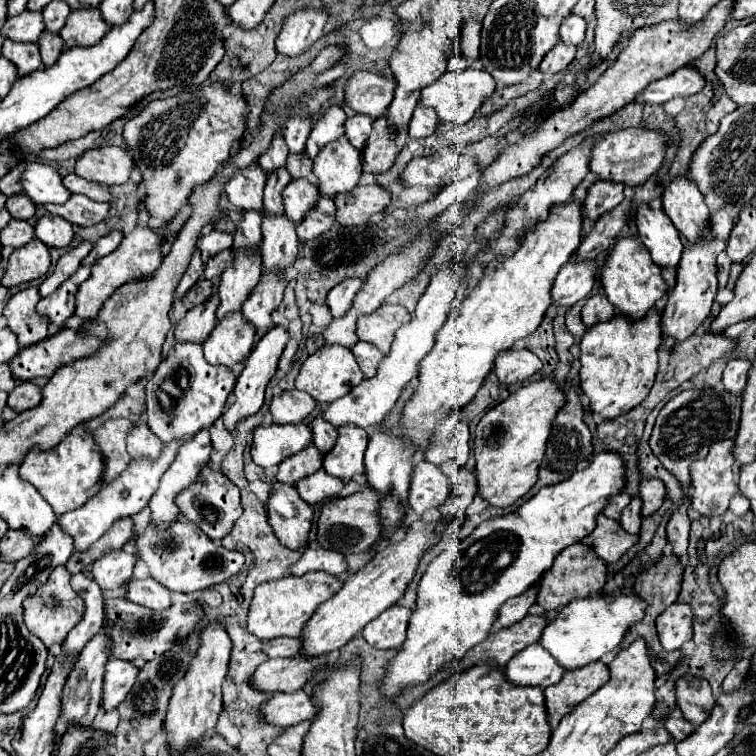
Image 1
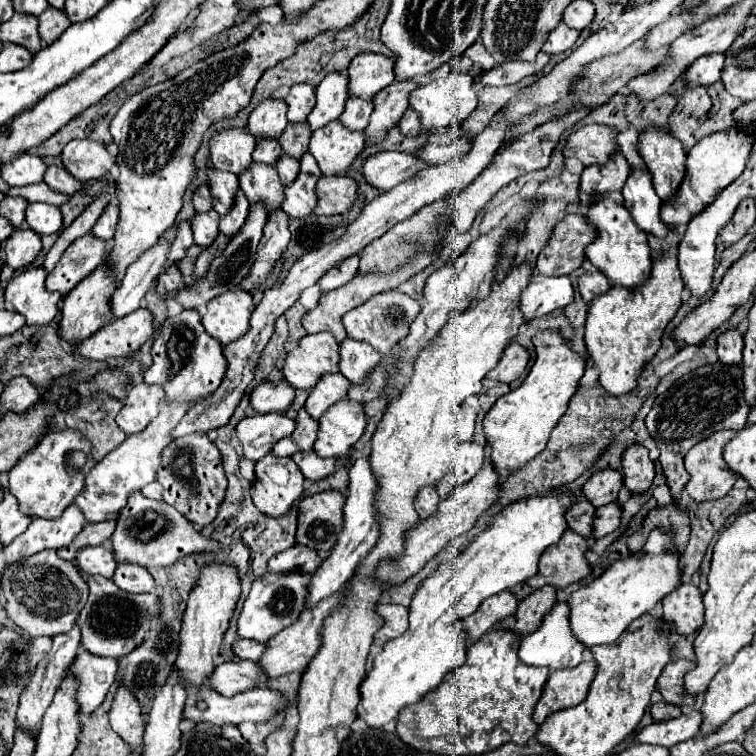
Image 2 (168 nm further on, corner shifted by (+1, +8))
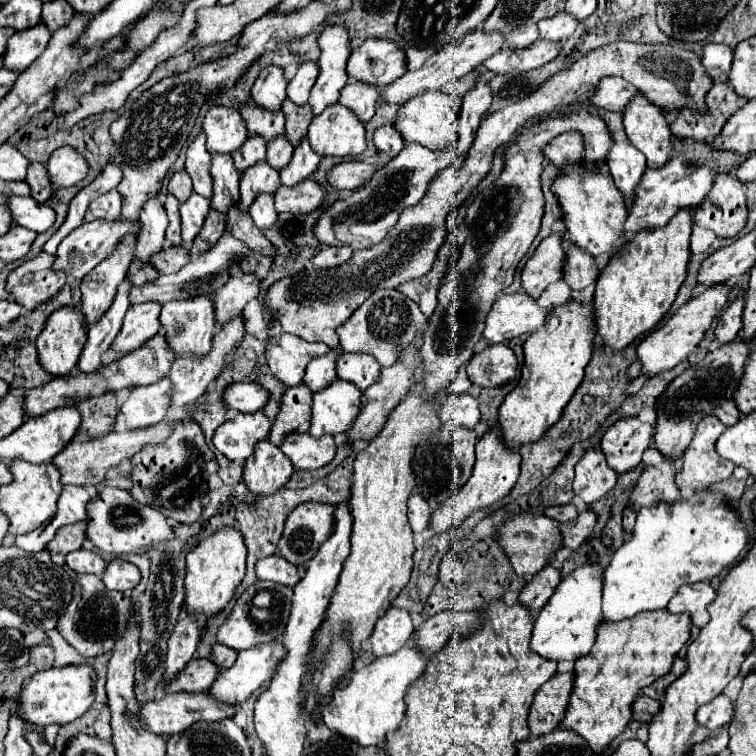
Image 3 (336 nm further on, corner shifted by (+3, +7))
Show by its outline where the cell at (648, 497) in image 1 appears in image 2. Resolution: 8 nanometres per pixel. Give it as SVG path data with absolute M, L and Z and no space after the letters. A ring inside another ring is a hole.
M631 444L621 456L623 482L629 492L645 492L655 476L655 464L649 458L649 450L641 444Z

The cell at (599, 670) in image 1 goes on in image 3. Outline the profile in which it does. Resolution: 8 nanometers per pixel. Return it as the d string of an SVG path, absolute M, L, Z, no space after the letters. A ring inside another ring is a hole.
M555 673L541 689L535 693L535 701L529 713L531 735L545 735L559 727L565 717L571 693L575 685L575 673Z

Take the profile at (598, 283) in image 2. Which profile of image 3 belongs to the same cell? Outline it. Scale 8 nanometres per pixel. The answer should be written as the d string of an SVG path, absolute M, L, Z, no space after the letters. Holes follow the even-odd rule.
M569 247L569 261L565 263L565 281L571 285L571 289L581 291L589 285L593 285L599 277L599 267L589 253L581 253L579 249Z

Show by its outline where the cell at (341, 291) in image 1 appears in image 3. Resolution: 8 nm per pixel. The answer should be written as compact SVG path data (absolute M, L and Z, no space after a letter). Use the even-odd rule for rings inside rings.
M327 247L327 249L321 249L311 261L315 269L333 269L347 263L351 253L353 249L349 247Z

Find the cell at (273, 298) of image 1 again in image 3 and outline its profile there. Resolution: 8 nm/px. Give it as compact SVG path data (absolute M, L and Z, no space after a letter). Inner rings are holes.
M261 195L257 197L257 201L253 201L253 209L249 209L255 225L259 229L273 229L277 225L277 209L275 209L275 201L269 195Z

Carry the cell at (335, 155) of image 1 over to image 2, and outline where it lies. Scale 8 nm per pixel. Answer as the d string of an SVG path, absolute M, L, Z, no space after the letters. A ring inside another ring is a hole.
M335 120L313 132L309 152L325 176L335 176L353 164L357 154L365 148L365 142L365 132L353 132Z

